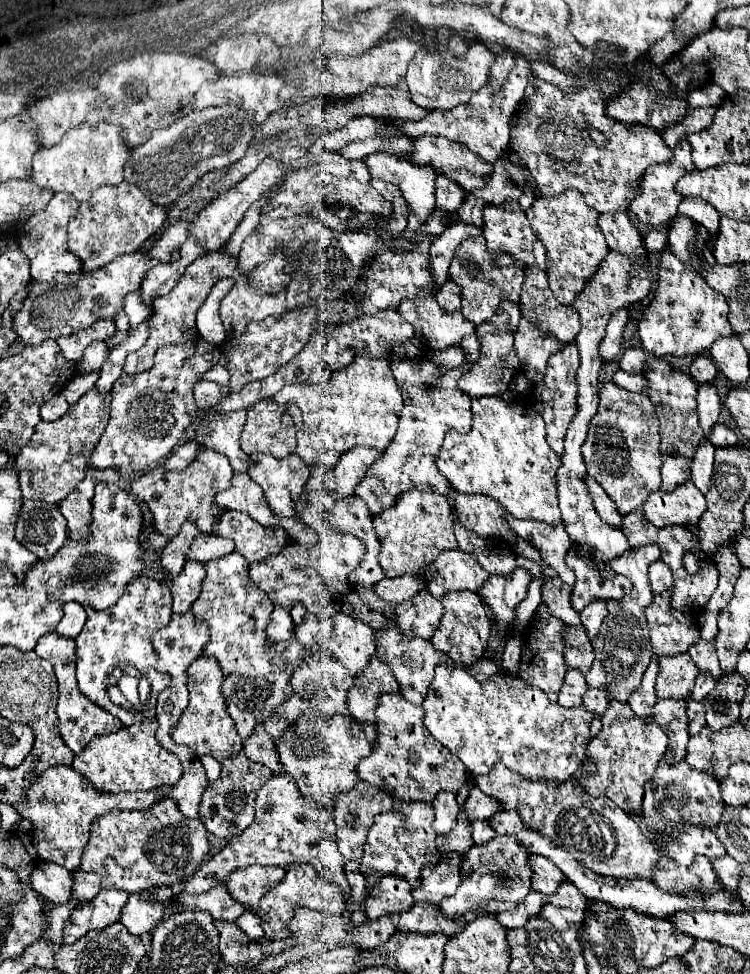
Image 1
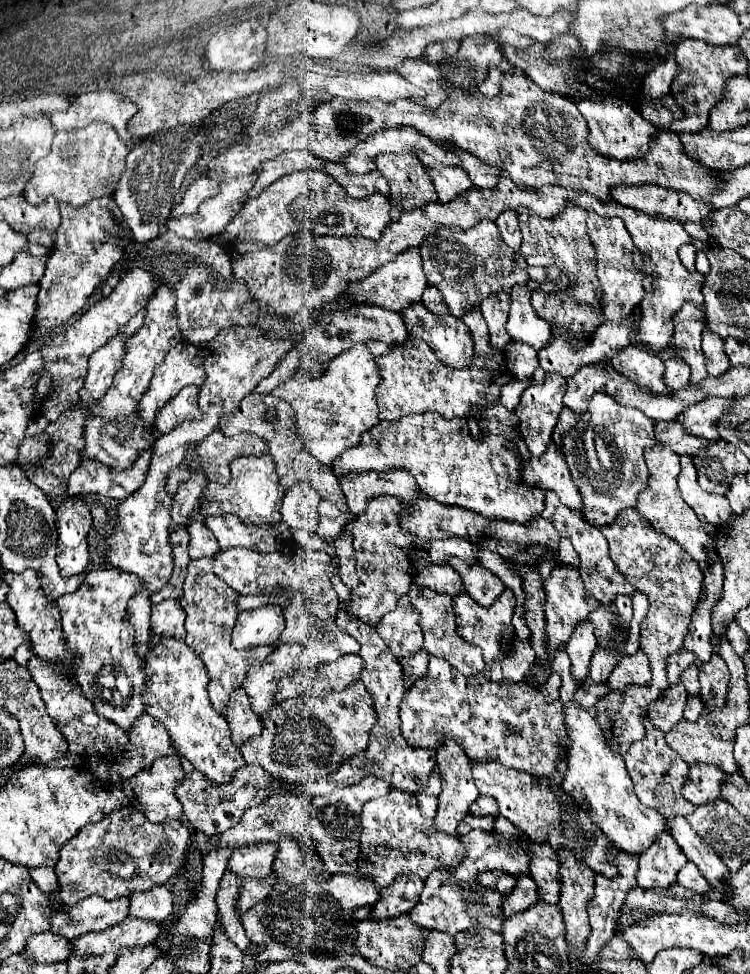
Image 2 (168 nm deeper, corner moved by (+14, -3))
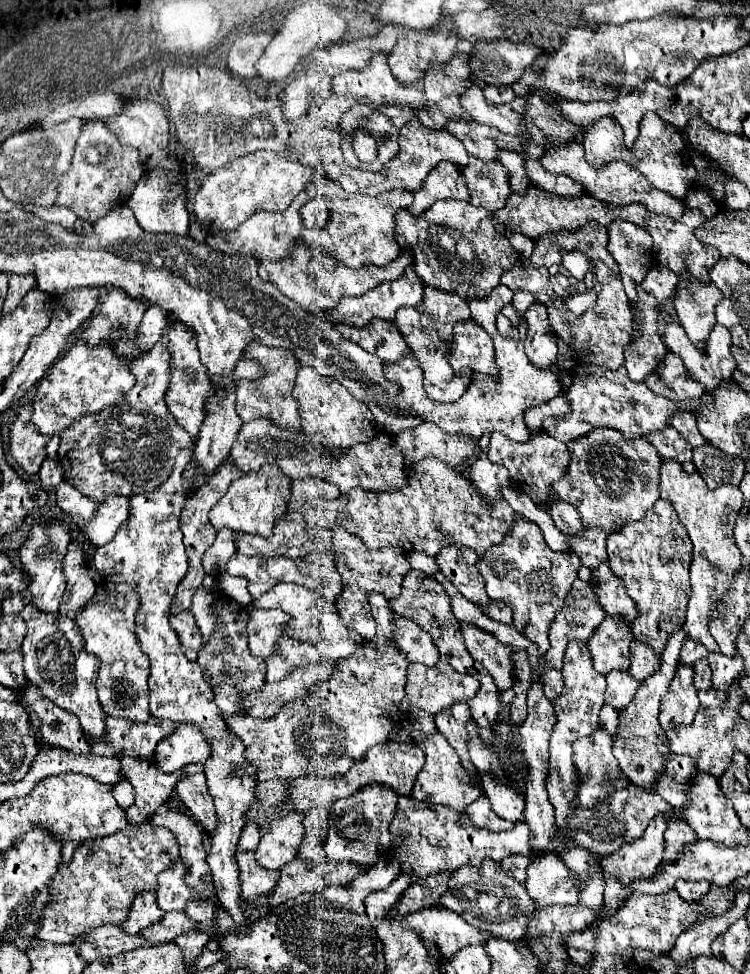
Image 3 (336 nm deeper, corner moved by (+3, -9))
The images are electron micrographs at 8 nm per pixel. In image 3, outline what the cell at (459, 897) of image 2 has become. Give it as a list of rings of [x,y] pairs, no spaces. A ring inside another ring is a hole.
[[[484,862],[480,868],[464,866],[460,870],[452,870],[448,876],[448,890],[438,898],[438,904],[460,914],[470,926],[504,940],[522,940],[530,914],[536,910],[524,890],[524,884],[518,884],[514,878],[506,876],[498,862]]]

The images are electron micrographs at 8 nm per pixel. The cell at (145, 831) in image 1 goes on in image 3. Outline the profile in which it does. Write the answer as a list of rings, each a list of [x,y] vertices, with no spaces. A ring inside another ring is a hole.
[[[150,822],[128,824],[108,838],[82,842],[68,866],[60,868],[50,882],[50,902],[40,916],[40,940],[70,944],[88,928],[102,924],[120,924],[128,918],[128,906],[142,890],[156,890],[156,876],[178,860],[176,836]],[[54,904],[58,910],[54,910]]]

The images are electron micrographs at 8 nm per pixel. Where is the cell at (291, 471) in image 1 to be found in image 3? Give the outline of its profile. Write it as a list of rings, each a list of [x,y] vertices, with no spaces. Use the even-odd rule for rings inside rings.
[[[266,464],[258,472],[246,472],[228,486],[228,492],[216,502],[216,506],[210,508],[208,518],[216,530],[230,528],[236,532],[270,538],[274,524],[288,512],[288,498],[292,494],[290,484],[292,480],[274,464]]]

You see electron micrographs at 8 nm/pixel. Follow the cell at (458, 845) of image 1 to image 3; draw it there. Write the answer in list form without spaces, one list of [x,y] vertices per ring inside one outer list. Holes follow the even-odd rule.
[[[460,702],[456,706],[452,706],[452,710],[442,710],[440,714],[436,714],[436,726],[438,730],[444,734],[444,738],[450,742],[450,746],[458,752],[458,756],[462,758],[462,766],[464,770],[472,776],[472,780],[478,784],[480,792],[484,794],[482,790],[482,780],[480,780],[480,774],[478,770],[472,766],[470,758],[468,758],[468,730],[466,730],[466,724],[470,722],[470,708],[468,704]]]

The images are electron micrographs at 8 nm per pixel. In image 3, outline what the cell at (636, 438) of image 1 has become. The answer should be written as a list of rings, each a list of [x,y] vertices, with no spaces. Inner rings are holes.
[[[596,428],[576,438],[576,442],[568,442],[568,448],[572,454],[568,474],[556,482],[552,490],[554,500],[566,500],[580,512],[586,530],[584,534],[572,536],[572,552],[576,552],[582,564],[592,570],[606,560],[606,536],[632,520],[640,520],[660,498],[660,456],[646,436],[630,440],[612,428]]]

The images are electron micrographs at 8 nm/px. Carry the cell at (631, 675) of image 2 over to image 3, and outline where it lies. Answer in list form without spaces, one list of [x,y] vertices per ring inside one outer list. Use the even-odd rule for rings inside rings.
[[[634,642],[628,672],[636,680],[644,682],[648,676],[652,676],[656,672],[656,668],[660,668],[660,660],[656,658],[656,654],[652,654],[652,650],[648,650],[648,646],[644,646],[642,642]]]

